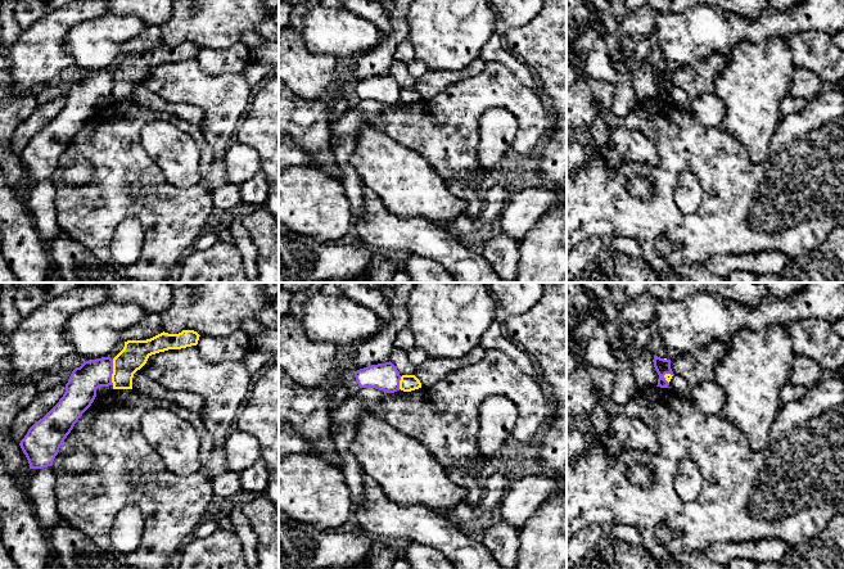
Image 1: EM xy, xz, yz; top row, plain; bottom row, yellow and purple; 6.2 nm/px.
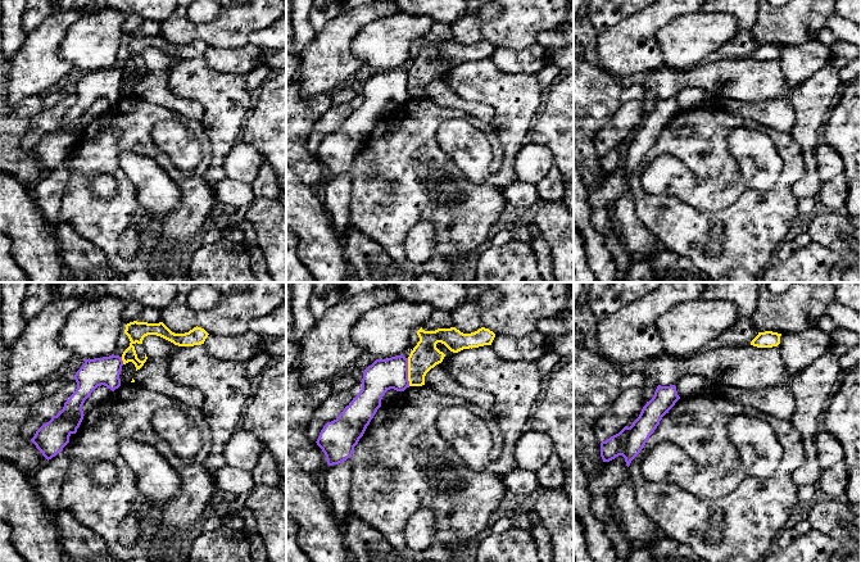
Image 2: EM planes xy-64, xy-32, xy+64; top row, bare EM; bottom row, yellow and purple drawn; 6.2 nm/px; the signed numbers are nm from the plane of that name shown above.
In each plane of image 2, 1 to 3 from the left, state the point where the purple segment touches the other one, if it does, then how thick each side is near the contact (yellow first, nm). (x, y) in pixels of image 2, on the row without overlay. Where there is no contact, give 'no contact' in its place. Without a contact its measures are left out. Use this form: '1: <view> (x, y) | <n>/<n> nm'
1: xy-64 (122, 72) | 120/180 nm
2: xy-32 (408, 85) | 180/200 nm
3: no contact

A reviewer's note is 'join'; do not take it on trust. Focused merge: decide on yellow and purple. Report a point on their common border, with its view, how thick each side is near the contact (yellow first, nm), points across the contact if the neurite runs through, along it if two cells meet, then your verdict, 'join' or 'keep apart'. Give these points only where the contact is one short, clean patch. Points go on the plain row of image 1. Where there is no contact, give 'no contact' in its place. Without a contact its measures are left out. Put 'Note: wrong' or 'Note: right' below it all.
xy (113, 85) | 170/190 nm | along xy (113, 72), (112, 96) | keep apart
Note: wrong

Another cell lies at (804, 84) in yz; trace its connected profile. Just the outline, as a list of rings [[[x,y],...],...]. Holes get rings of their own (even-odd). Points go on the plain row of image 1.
[[[795,69],[787,95],[808,101],[816,99],[826,87],[825,82],[813,72]]]

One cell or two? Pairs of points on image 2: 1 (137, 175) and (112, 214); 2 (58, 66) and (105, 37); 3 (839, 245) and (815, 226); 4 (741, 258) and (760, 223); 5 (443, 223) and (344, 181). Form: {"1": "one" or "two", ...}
{"1": "two", "2": "two", "3": "one", "4": "one", "5": "two"}

